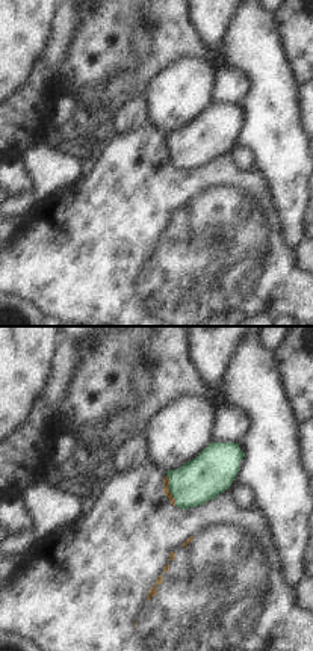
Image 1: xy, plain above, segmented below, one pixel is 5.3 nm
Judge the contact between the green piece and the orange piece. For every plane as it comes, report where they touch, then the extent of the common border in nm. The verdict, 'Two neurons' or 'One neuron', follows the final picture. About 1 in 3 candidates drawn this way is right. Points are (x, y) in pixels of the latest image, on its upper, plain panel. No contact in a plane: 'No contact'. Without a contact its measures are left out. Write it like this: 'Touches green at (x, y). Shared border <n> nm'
Touches green at (170, 151). Shared border 180 nm

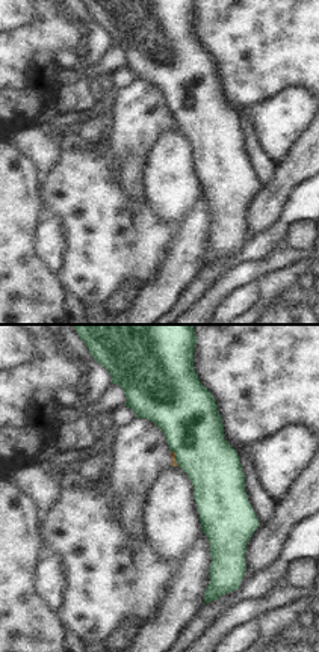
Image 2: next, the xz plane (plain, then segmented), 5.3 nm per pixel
Touches green at (176, 119). Shared border 100 nm

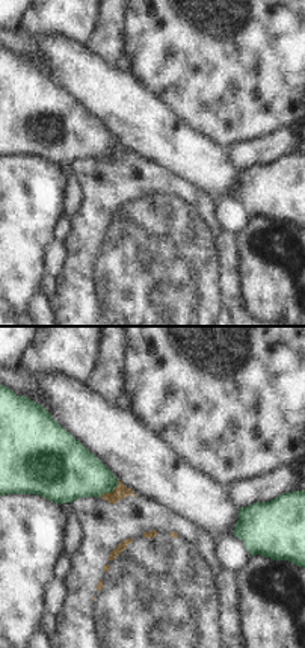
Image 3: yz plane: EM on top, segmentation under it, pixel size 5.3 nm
Touches green at (110, 153). Shared border 140 nm

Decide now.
Two neurons

